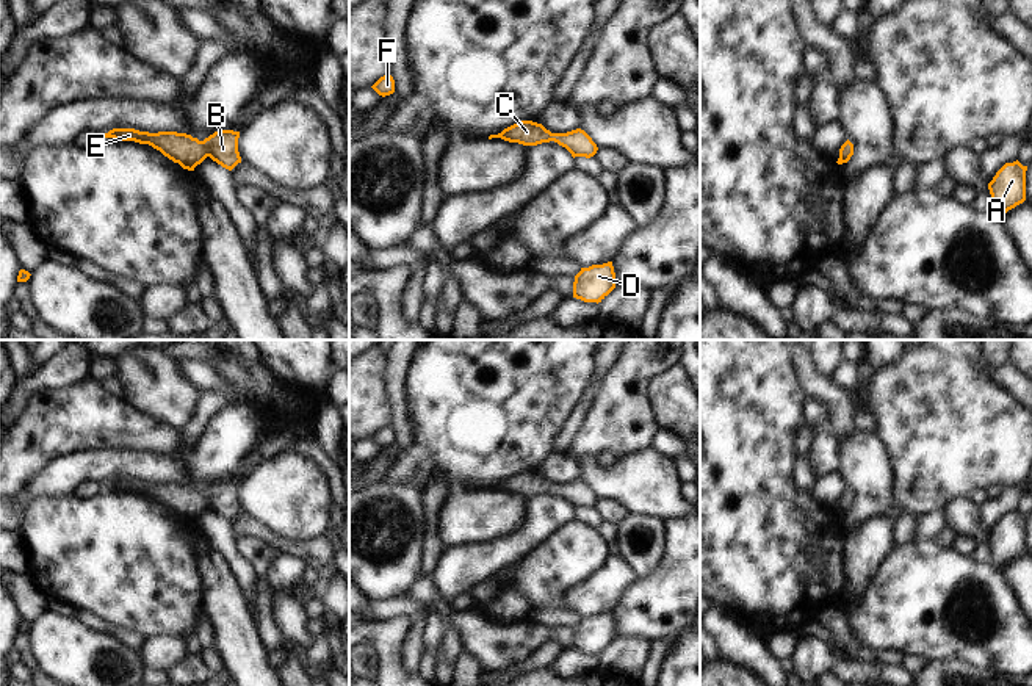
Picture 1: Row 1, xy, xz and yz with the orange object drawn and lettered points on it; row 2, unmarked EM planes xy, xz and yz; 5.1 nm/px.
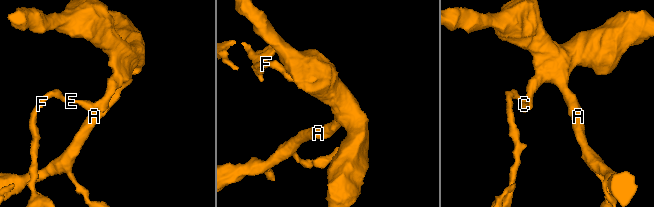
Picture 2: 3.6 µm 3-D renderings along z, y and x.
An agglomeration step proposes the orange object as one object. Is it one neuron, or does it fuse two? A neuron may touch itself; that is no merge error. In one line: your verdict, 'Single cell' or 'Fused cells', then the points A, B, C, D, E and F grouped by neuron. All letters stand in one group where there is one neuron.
Single cell. Groups: A B C D E F

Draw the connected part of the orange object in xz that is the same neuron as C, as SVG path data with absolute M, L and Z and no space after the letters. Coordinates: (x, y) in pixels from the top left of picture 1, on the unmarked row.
M521 471L504 479L498 486L490 486L492 489L501 489L509 493L518 493L523 496L537 496L542 493L554 492L559 496L565 498L572 507L586 507L590 509L597 504L598 498L592 489L581 479L567 482L567 484L551 484L542 475L532 471Z

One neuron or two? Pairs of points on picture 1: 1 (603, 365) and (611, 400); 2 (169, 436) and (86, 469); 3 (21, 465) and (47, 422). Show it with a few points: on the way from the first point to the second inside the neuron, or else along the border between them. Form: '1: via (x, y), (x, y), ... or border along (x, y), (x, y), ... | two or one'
1: border along (617, 356), (598, 381) | two
2: border along (94, 450), (149, 450), (168, 458) | two
3: via (24, 454), (43, 433) | one

